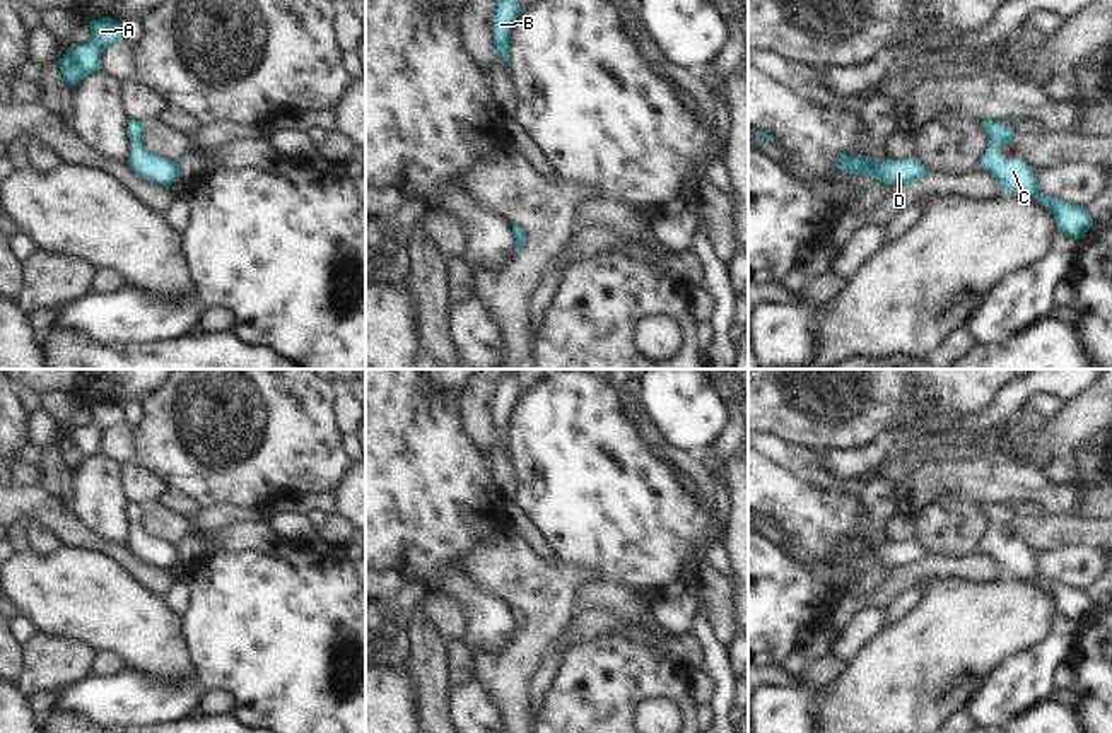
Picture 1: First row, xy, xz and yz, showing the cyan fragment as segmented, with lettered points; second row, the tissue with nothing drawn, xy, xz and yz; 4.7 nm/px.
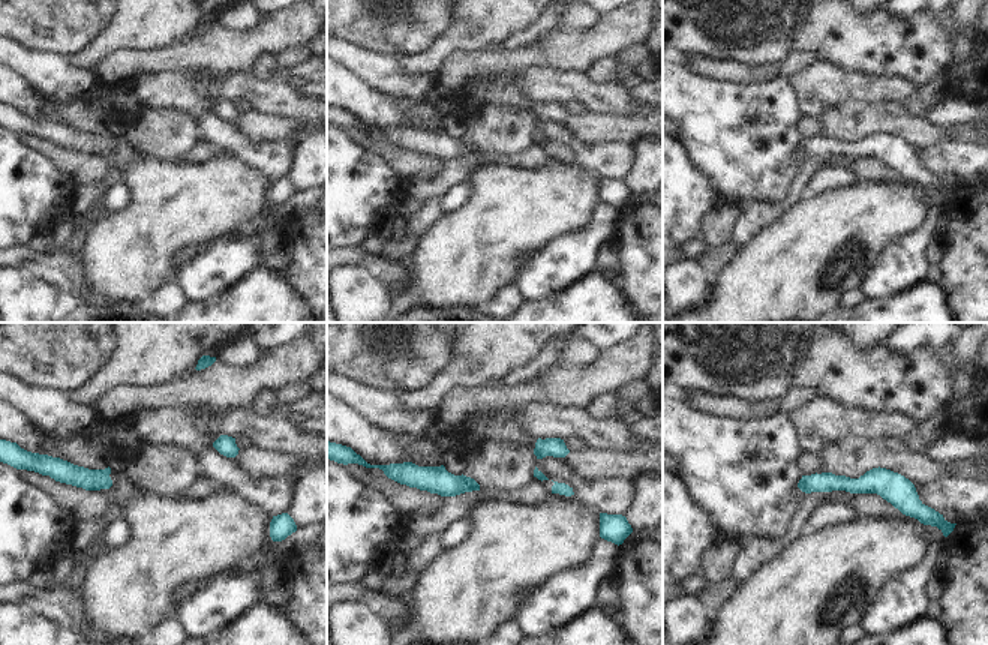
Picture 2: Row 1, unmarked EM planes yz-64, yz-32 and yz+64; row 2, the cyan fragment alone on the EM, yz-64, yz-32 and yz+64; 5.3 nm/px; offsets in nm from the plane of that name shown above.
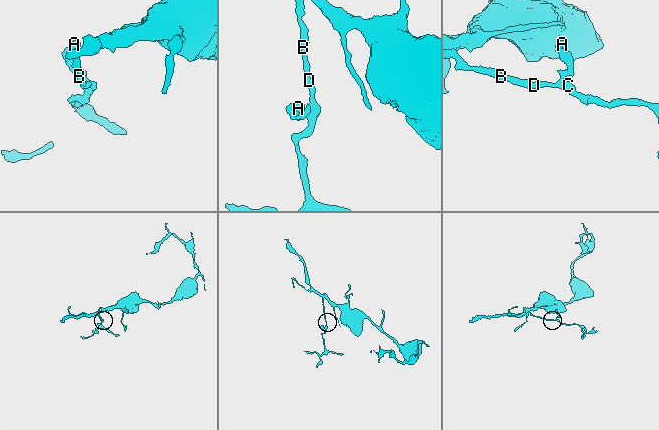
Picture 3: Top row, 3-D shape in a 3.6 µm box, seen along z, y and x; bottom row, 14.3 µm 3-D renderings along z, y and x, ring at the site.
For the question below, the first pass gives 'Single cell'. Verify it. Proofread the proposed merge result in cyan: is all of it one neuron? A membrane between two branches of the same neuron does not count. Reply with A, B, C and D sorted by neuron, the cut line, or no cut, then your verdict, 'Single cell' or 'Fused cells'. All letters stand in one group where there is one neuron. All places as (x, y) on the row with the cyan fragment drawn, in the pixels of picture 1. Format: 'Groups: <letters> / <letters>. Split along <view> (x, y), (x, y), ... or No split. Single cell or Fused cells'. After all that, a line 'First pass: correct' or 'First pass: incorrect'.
Groups: A B C D. No split. Single cell
First pass: correct

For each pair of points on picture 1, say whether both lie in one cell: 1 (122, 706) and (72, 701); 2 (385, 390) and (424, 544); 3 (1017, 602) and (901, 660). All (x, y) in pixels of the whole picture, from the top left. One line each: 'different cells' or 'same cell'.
1: same cell
2: same cell
3: same cell

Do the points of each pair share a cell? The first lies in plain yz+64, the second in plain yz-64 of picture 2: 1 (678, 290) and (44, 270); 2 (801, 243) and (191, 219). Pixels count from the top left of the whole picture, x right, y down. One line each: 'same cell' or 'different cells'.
1: different cells
2: same cell

